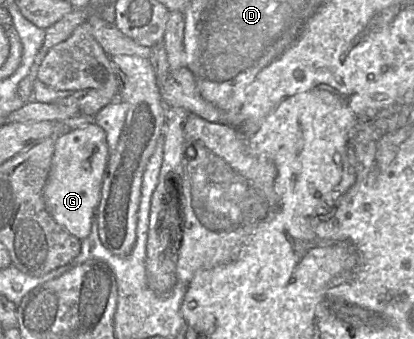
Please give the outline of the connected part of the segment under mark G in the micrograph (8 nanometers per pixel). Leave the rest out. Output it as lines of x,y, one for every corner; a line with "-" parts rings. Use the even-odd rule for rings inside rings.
96,124
71,130
56,141
43,198
54,221
80,241
91,232
110,155
106,133

